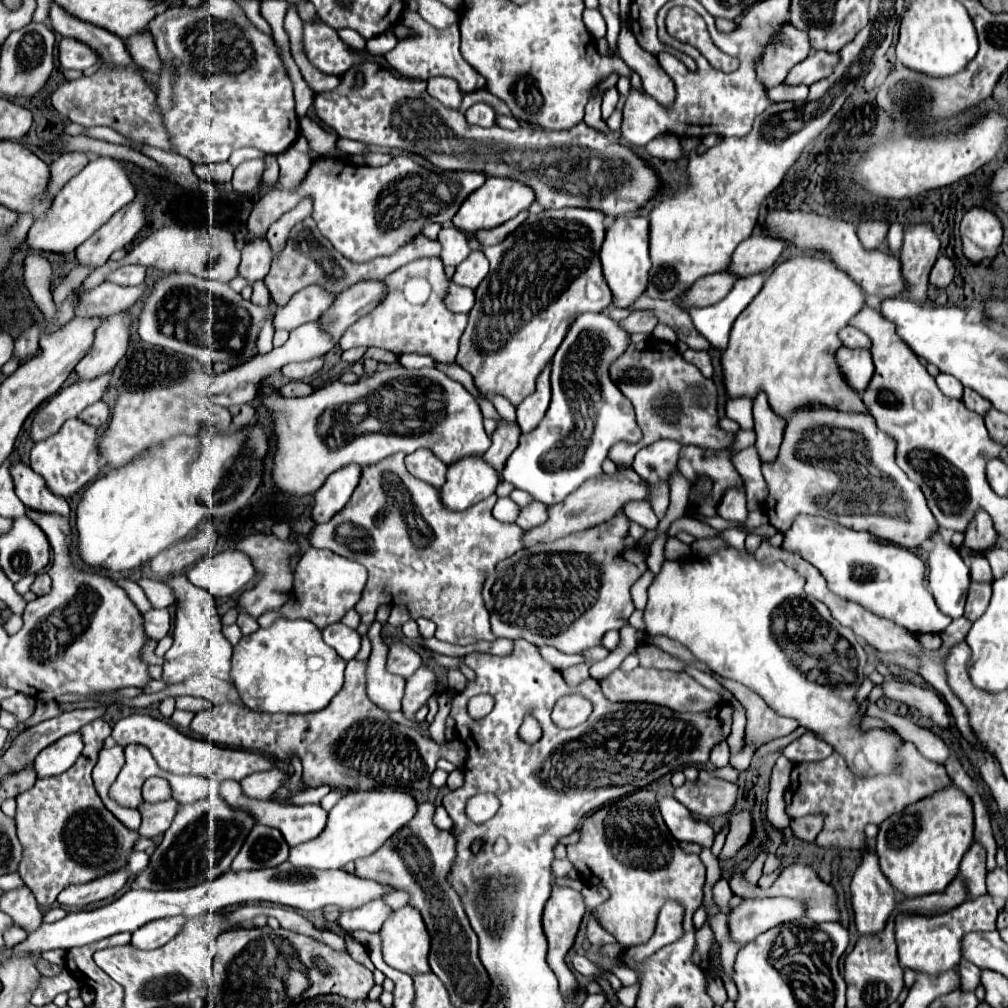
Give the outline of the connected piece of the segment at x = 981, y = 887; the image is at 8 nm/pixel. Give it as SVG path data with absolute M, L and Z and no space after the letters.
M973 842L969 852L965 854L963 862L961 862L961 870L959 876L965 878L965 882L969 882L969 898L981 896L987 892L985 888L985 846L981 842Z

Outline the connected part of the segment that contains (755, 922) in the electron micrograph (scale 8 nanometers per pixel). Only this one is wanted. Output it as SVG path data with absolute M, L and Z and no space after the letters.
M757 898L733 908L729 914L729 932L733 940L747 944L777 924L799 920L807 914L805 900L795 898Z

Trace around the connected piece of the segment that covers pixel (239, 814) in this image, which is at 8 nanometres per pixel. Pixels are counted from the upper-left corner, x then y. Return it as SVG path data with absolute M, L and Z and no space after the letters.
M205 798L191 806L181 806L163 842L151 856L149 866L133 880L131 888L145 890L175 890L213 880L229 870L233 858L241 850L247 834L257 824L255 816L229 806L223 798Z

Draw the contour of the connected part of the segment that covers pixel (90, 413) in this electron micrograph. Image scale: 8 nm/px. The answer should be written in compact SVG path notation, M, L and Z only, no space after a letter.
M95 402L93 406L85 408L85 410L79 414L79 418L81 418L83 422L91 422L93 426L103 426L103 424L109 420L109 416L111 416L111 408L109 408L105 402Z

